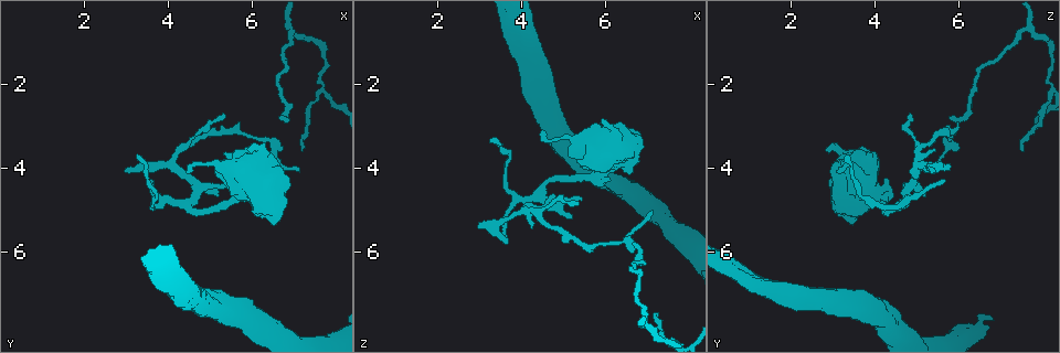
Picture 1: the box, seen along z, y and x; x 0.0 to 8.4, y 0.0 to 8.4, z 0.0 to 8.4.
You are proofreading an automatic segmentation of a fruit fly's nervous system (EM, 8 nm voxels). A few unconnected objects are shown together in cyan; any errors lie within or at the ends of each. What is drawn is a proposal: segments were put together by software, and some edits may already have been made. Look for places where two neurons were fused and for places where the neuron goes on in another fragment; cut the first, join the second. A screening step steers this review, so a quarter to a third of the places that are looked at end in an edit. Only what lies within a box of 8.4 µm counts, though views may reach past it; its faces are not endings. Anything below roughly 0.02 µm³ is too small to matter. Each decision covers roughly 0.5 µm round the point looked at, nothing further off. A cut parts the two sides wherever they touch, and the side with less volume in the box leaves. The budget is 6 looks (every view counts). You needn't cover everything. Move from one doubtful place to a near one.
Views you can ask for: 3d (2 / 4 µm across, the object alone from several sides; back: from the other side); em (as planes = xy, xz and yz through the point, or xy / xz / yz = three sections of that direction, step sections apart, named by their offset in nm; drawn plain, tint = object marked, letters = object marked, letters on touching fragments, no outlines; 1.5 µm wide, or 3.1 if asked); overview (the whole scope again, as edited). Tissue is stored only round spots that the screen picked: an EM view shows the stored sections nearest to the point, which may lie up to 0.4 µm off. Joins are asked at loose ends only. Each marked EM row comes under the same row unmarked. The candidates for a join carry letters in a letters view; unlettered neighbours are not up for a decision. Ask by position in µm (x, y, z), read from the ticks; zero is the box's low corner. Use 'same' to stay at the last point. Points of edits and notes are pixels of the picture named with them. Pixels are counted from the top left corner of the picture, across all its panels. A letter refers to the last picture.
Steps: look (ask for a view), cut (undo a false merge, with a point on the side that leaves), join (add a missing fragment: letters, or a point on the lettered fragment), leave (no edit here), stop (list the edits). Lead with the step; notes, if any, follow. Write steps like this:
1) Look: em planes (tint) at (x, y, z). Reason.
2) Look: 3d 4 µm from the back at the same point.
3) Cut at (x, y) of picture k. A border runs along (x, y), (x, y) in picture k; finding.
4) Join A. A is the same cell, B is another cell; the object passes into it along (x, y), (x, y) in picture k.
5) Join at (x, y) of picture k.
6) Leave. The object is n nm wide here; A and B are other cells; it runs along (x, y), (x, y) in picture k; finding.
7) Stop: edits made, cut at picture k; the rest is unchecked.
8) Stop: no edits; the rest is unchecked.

Look: em xy step 8 (letters) at (4.50, 4.10, 3.15). Branch stops here.

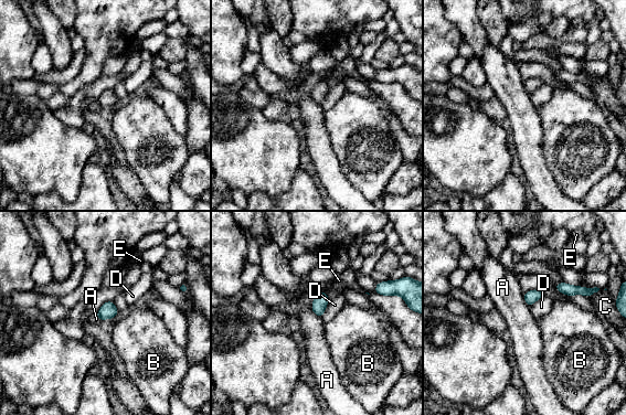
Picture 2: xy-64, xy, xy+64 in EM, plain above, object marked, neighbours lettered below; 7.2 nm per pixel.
Leave. The longest contact is with D, 150 nm; A, B, C, D and E are other cells; a border runs along (113, 301), (118, 311) in picture 2; none of them fits.

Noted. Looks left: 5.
Look: em planes (letters) at (4.45, 4.80, 4.65). Abrupt turn.

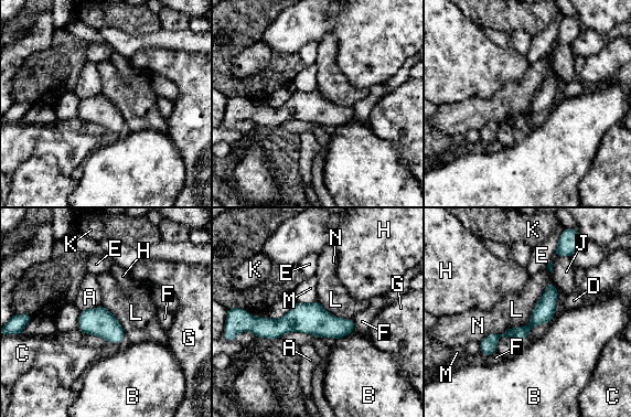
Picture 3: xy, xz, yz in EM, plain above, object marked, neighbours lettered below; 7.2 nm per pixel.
Leave. A, B, C, D, E, F, G, H, J, K, L, M and N are other cells; a border runs along (552, 281), (530, 321), (511, 328) in picture 3; one neuron here.

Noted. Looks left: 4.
Look: 3d 4 µm from the back at (6.90, 0.70, 7.60). Abrupt turn.

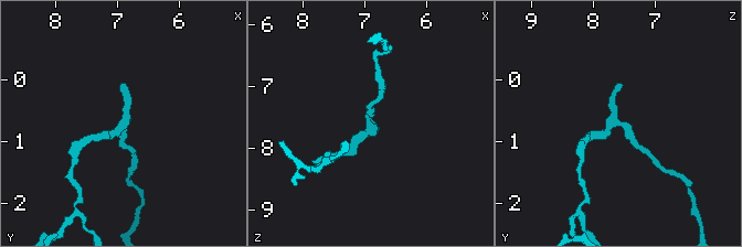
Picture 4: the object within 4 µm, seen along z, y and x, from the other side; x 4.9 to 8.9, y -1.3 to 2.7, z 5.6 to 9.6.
Look: em planes (letters) at (6.90, 0.65, 7.60).

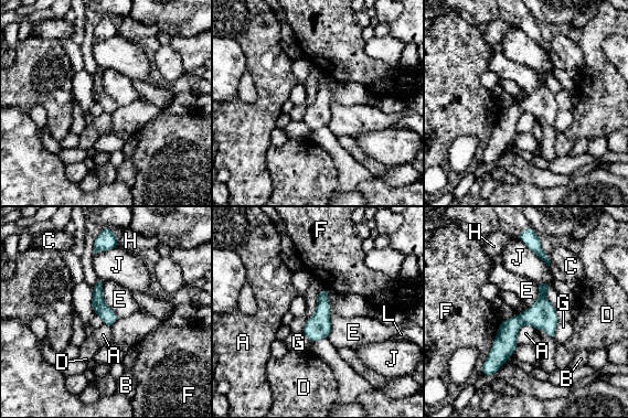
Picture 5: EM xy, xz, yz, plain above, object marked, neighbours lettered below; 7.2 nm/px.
Leave. The object is 100 nm wide here; A, B, C, D, E, F, G, H, J and L are other cells; a border runs along (327, 290), (330, 322), (328, 338) in picture 5; continuous, no second neuron.

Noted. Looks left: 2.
Stop: no edits; the rest is unchecked.

